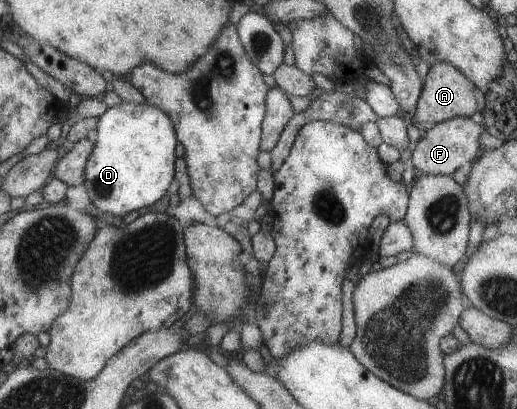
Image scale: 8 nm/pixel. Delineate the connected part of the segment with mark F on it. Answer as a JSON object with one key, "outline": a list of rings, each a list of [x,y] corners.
{"outline":[[[453,117],[427,129],[425,136],[414,144],[409,166],[419,168],[425,175],[453,175],[456,168],[476,160],[481,154],[479,137],[483,134],[482,123],[475,123],[471,117]]]}

